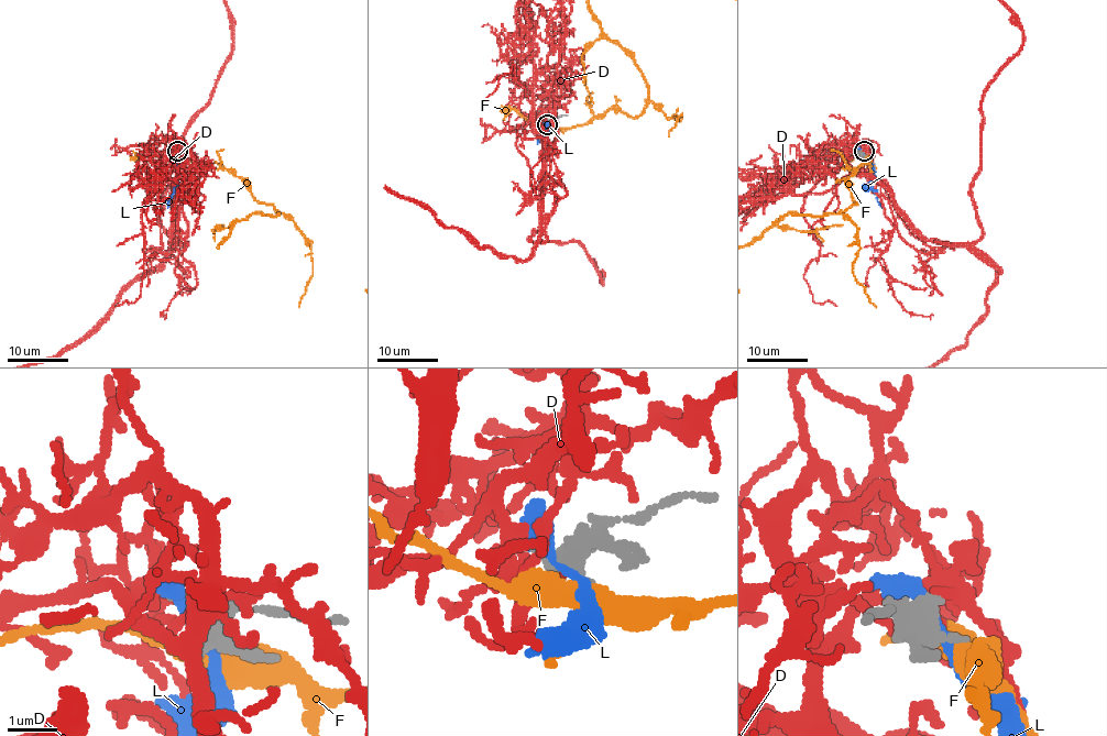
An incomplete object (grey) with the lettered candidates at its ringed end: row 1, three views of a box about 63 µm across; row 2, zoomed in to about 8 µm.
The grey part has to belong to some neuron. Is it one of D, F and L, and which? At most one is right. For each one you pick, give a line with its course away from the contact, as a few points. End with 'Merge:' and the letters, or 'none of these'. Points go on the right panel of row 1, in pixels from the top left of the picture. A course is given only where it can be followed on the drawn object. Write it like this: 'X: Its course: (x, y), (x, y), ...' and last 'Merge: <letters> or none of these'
Merge: none of these

